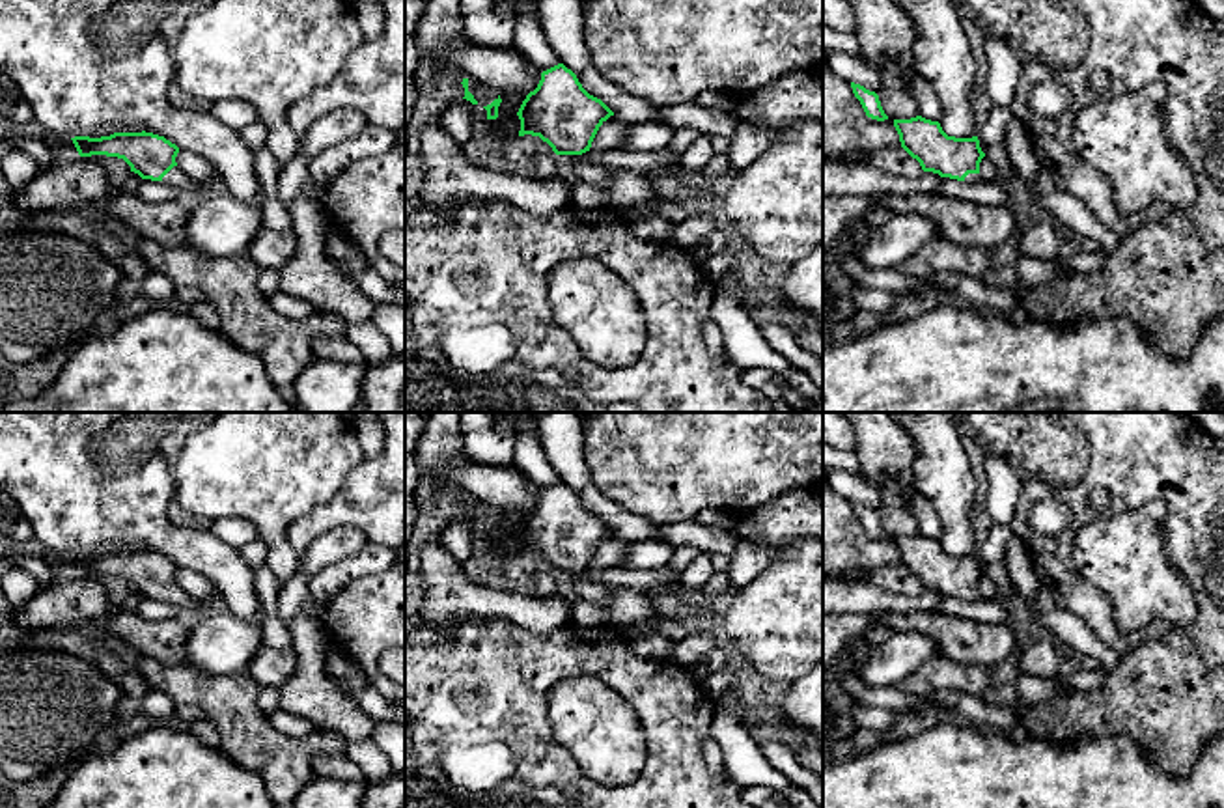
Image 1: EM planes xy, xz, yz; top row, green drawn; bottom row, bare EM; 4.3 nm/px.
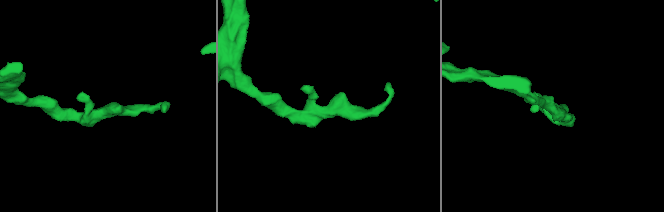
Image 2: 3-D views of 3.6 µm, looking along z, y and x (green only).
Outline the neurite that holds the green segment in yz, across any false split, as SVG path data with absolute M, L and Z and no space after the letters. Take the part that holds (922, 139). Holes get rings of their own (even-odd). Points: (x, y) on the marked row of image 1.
M922 116L894 119L901 147L920 162L924 172L974 185L981 181L980 162L985 153L978 136L948 136L939 121Z

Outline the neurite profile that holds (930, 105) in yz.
M914 71L905 75L905 82L918 103L918 116L939 121L942 118L942 101L933 86Z

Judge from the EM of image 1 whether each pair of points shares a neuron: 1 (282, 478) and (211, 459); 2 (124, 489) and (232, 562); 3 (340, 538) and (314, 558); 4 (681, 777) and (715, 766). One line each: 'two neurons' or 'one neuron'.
1: one neuron
2: one neuron
3: one neuron
4: two neurons

